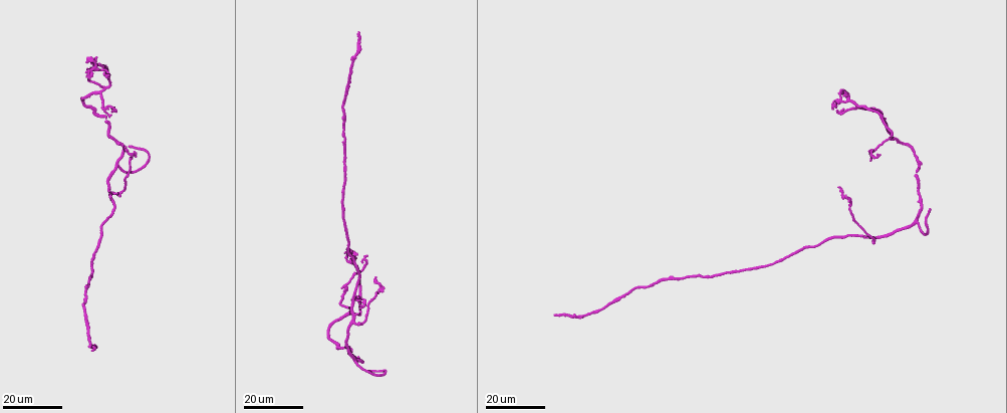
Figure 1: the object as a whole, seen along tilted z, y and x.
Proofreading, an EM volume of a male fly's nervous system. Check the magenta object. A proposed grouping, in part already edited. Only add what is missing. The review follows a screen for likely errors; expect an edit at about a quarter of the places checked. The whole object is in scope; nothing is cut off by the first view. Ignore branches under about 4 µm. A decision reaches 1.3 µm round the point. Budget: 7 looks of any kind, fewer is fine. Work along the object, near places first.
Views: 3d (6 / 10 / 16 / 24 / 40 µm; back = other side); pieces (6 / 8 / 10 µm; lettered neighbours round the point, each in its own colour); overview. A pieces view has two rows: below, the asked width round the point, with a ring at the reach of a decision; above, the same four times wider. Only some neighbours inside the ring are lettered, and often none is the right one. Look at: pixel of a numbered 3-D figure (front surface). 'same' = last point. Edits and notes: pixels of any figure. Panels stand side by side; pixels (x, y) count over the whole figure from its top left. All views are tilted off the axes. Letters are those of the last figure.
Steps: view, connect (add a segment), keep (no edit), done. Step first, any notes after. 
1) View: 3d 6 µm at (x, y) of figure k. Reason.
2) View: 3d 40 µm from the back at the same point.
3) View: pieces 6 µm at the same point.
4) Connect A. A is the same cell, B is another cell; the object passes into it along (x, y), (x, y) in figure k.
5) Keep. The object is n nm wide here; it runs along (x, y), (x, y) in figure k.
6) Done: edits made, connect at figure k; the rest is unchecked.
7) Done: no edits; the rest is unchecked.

View: 3d 24 µm at (357, 34) of figure 1. Long arm stops here.

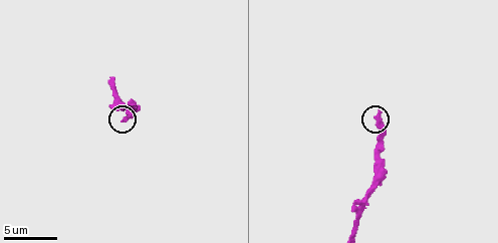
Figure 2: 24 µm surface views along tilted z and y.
View: pieces 6 µm at (125, 122) of figure 2. See the neighbours.

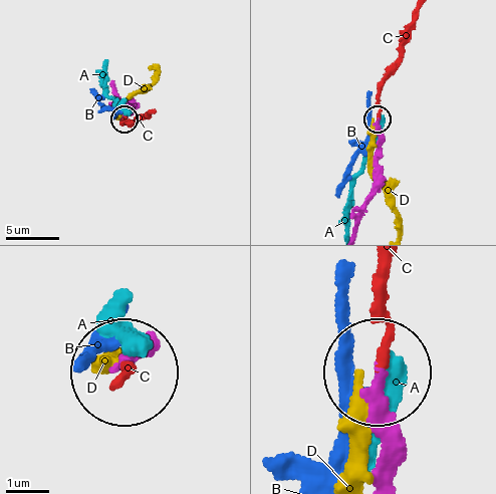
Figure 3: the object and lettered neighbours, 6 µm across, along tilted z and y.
Connect C. The object is 210 nm wide here; C is the same cell, A, B and D are other cells; the object passes into it along (381, 474), (381, 351), (392, 320), (381, 267) in figure 3; it goes on there.

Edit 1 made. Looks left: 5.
View: overview. See it whole again.

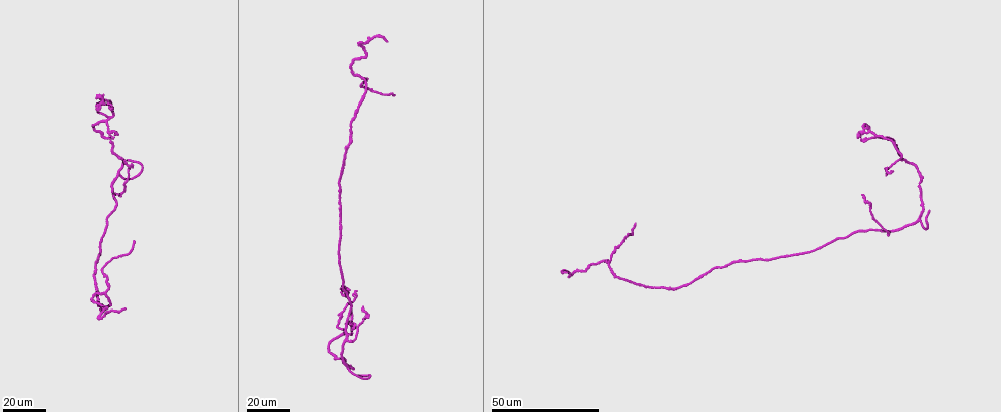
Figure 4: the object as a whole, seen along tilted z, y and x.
View: 3d 24 µm at (351, 329) of figure 4. Long arm stops here.

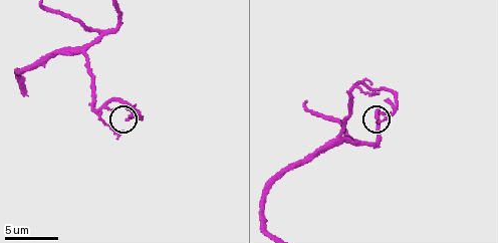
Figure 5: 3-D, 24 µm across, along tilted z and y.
View: pieces 8 µm at (125, 109) of figure 5.

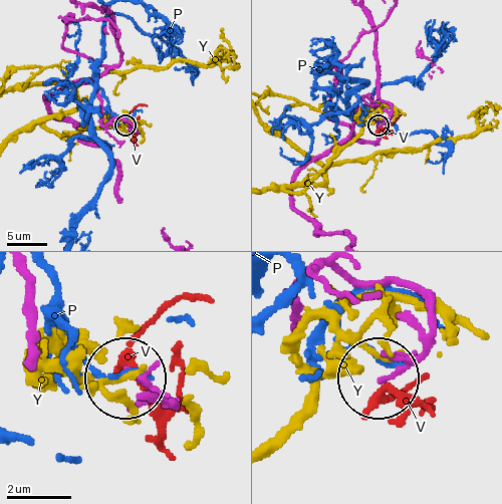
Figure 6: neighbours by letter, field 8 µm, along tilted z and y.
Keep. P, V and Y are other cells; none of them fits.

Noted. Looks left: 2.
View: 3d 16 µm at (129, 148) of figure 1. Long arm stops here.

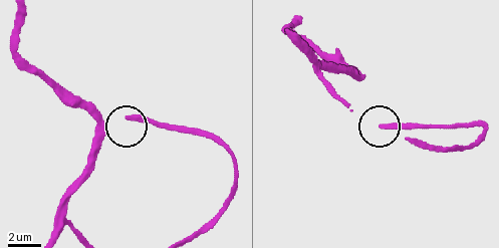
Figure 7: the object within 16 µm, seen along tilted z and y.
View: pieces 6 µm at (127, 116) of figure 7.

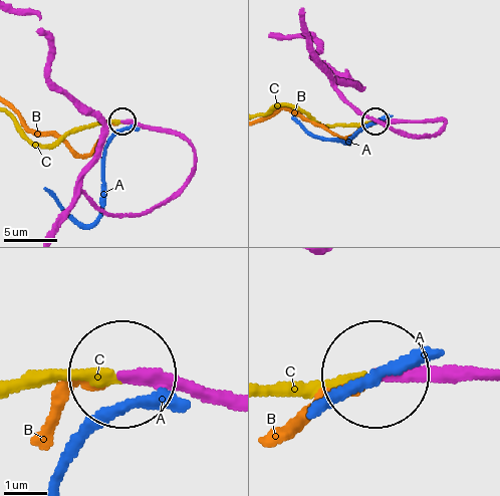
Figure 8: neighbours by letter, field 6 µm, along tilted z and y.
Connect C. C is the same cell, A and B are other cells; the object passes into it along (479, 373), (270, 384) in figure 8; it goes on there.

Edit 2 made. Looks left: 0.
Done: edits made, connect at figure 3, connect at figure 8; the rest is unchecked.

